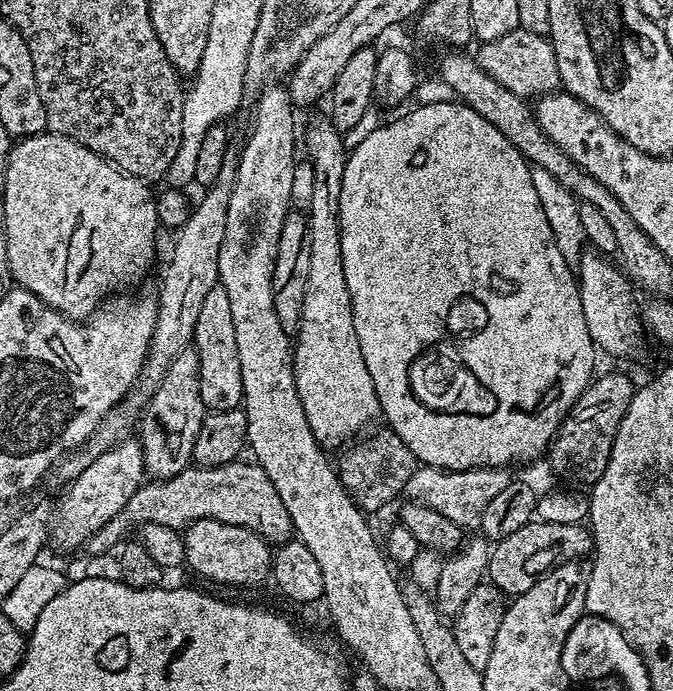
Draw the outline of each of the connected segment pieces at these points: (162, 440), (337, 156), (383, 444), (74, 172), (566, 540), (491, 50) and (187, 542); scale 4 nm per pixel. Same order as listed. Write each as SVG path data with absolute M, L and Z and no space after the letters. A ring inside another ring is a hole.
M195 348L182 350L170 364L166 378L149 398L138 424L138 439L144 455L145 473L153 481L165 480L193 463L194 438L202 430L206 409L202 402L202 386Z
M327 115L316 116L308 125L302 128L302 144L308 147L308 156L312 159L312 185L310 185L310 202L306 205L308 217L308 229L310 230L310 278L306 282L306 302L302 306L302 318L300 327L294 333L294 347L292 349L292 369L294 370L294 382L298 390L298 398L302 402L302 410L306 410L306 422L310 422L310 430L321 448L331 450L339 449L347 445L353 438L359 437L365 431L364 427L372 419L381 415L378 394L374 390L374 378L370 378L370 370L366 370L366 358L362 358L362 346L358 346L358 334L354 334L354 314L350 306L350 290L346 290L346 274L342 274L342 236L340 234L340 198L342 196L342 174L344 173L344 161L346 159L345 137L332 125Z
M380 426L373 436L367 436L357 439L351 447L344 450L349 452L339 453L338 475L360 511L373 514L379 508L386 507L399 492L401 495L407 489L410 478L416 473L418 461L410 446L406 446L406 442L402 442L402 438L398 438L398 434L394 434L387 426Z
M54 131L17 139L8 156L6 182L2 185L6 258L10 258L13 281L69 320L87 321L109 297L131 289L128 287L138 283L152 268L159 218L157 197L148 188L151 187L137 176L121 172L86 146Z
M541 520L522 526L510 538L495 541L494 547L488 554L487 579L505 597L515 598L526 594L536 580L560 567L561 564L571 564L583 561L583 556L593 551L592 533L584 524L562 526L554 522Z
M519 27L510 34L502 34L502 38L481 43L479 47L478 61L481 70L514 94L525 98L539 98L561 87L558 58L548 36L539 36Z
M199 520L188 525L183 538L185 565L216 584L237 584L240 588L252 588L264 579L269 579L273 549L267 540L242 526L230 526L217 520Z

